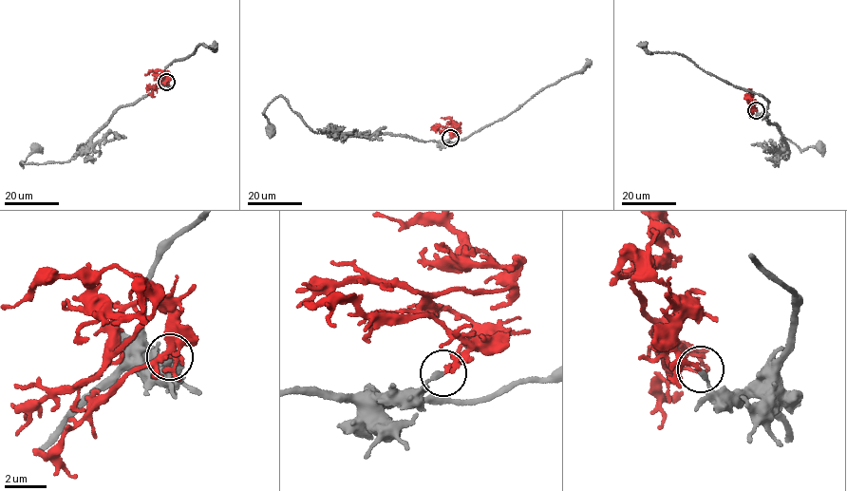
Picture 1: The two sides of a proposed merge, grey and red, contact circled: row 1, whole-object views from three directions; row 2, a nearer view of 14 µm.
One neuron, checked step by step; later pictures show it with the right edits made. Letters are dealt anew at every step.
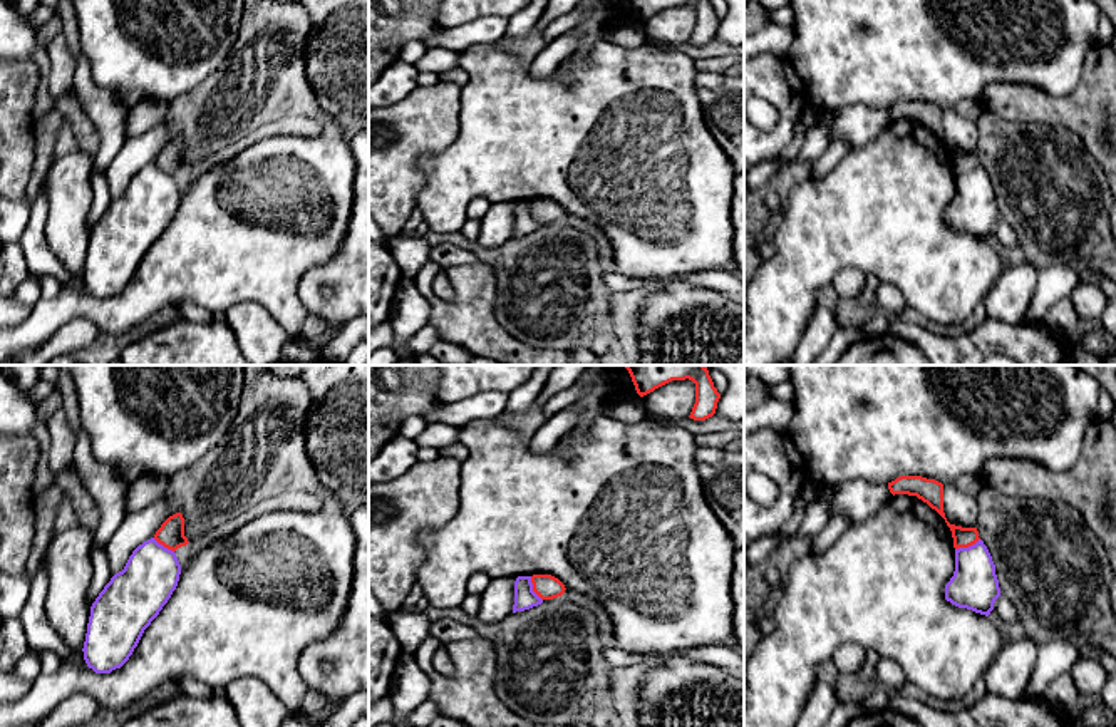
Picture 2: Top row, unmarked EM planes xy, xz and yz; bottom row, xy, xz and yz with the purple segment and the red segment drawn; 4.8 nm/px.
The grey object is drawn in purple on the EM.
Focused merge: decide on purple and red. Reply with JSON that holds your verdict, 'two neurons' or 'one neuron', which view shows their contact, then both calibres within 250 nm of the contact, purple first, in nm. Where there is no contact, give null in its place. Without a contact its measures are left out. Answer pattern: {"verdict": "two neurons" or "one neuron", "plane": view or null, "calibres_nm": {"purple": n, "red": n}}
{"verdict": "two neurons", "plane": "yz", "calibres_nm": {"purple": 220, "red": 100}}

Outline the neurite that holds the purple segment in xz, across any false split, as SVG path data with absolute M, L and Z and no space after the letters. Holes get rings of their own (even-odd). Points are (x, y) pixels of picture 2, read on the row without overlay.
M518 201L514 206L513 238L541 229L543 224L533 216L531 201Z

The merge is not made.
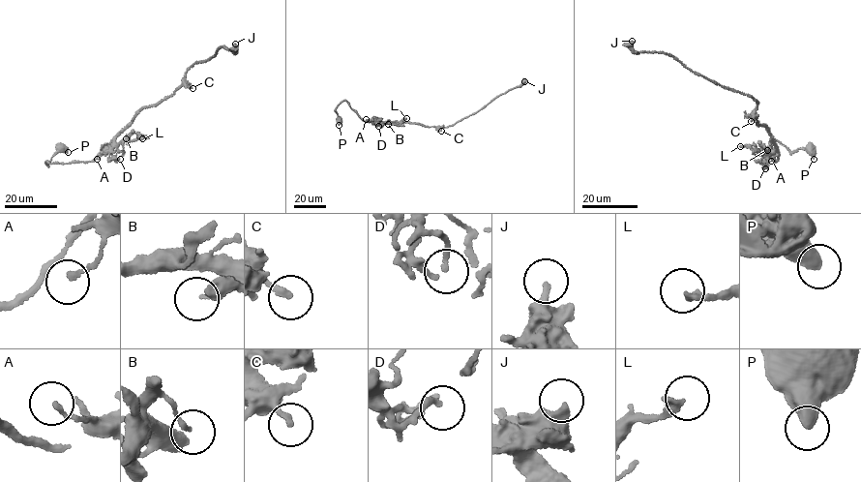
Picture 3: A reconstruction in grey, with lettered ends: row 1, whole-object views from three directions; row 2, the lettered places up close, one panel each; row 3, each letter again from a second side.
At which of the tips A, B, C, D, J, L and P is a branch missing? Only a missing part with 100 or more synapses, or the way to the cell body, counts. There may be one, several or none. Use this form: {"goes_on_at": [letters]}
{"goes_on_at": []}

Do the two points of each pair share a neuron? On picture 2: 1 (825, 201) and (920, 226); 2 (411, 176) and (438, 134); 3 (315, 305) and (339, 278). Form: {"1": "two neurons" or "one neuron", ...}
{"1": "one neuron", "2": "one neuron", "3": "one neuron"}

